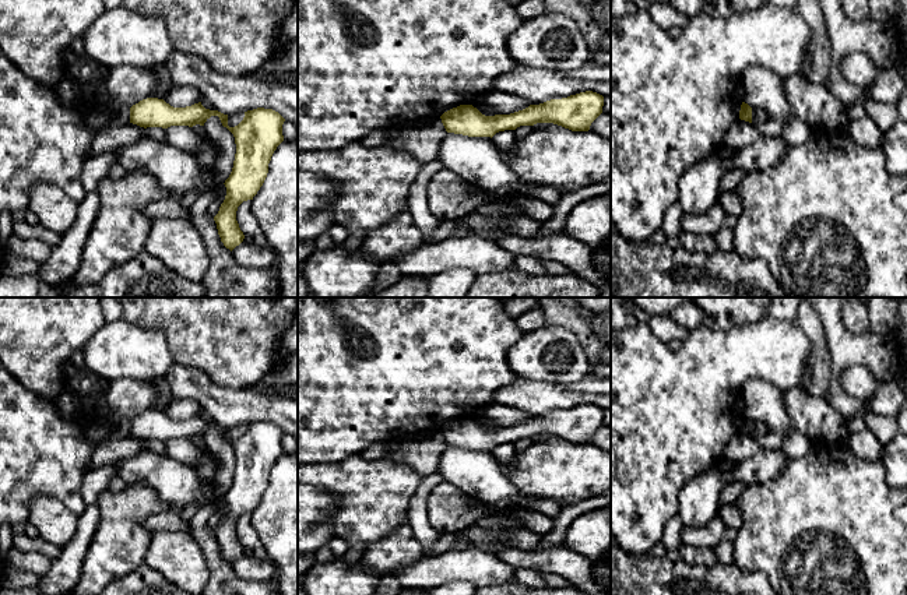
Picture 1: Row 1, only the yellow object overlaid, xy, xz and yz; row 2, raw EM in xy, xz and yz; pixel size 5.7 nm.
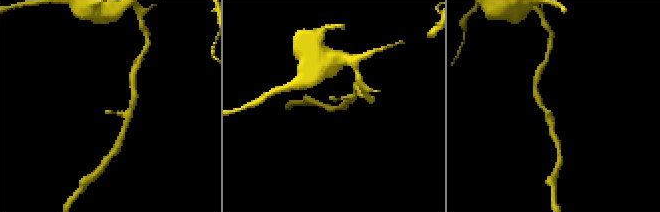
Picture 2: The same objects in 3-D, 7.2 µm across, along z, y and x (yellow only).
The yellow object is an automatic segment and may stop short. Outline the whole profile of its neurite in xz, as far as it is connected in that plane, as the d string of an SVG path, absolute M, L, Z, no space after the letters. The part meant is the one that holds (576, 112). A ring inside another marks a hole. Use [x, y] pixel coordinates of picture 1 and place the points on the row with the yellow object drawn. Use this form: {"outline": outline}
{"outline": "M586 91L562 99L510 113L485 116L472 105L460 105L444 112L440 119L447 133L468 137L493 137L499 131L516 130L520 126L553 123L572 131L588 131L591 123L602 113L604 96Z"}

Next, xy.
{"outline": "M147 98L130 108L130 123L144 128L147 127L168 128L170 126L193 127L196 124L204 126L204 123L211 116L219 117L222 126L226 127L233 134L235 144L236 144L233 168L229 177L224 183L226 187L226 196L219 207L218 214L214 216L221 242L226 249L232 251L245 239L245 235L240 230L239 223L236 221L238 207L243 201L253 200L253 197L263 186L268 173L268 163L271 161L271 156L277 149L277 147L284 141L282 124L285 119L273 109L257 108L245 112L243 120L238 126L229 127L228 115L224 115L218 110L205 109L201 105L201 102L186 108L173 108L169 103L166 103L164 99Z"}

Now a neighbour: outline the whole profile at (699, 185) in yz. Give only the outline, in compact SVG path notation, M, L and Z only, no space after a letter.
M720 151L707 155L686 169L679 182L676 201L683 214L702 214L717 203L724 170Z

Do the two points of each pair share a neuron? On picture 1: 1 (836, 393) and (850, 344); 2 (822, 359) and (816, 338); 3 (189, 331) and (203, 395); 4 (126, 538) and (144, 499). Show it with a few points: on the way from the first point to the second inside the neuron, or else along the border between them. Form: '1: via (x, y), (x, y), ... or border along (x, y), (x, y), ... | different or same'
1: via (836, 380), (836, 368), (842, 356) | same
2: via (819, 354), (818, 344) | same
3: border along (175, 362), (196, 366), (214, 382), (225, 386) | different
4: via (126, 528), (126, 517), (134, 509) | same

